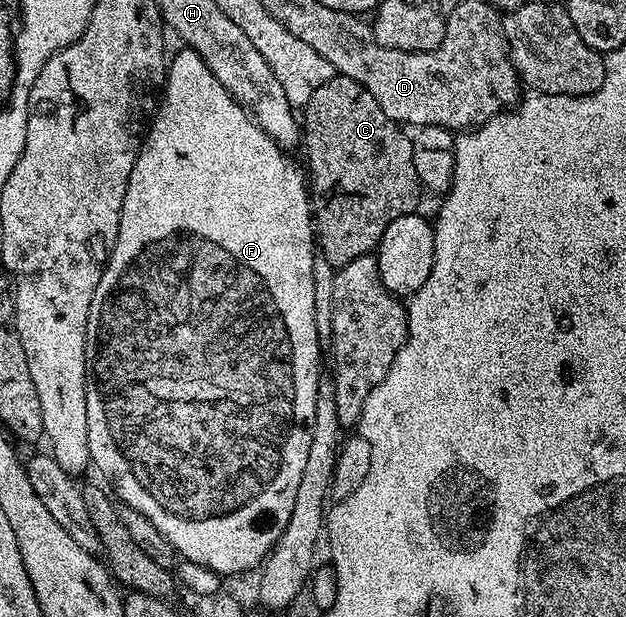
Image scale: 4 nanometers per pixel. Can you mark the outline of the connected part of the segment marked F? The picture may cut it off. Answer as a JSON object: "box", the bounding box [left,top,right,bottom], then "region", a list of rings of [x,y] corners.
{"box":[85,47,323,578],"region":[[[182,47],[177,57],[170,59],[167,64],[163,95],[155,109],[155,115],[148,125],[143,136],[141,152],[137,156],[135,166],[131,170],[131,178],[127,182],[127,194],[123,198],[123,210],[119,218],[119,234],[117,241],[109,254],[109,261],[105,263],[103,278],[99,278],[99,286],[95,286],[95,294],[91,298],[91,314],[87,318],[87,338],[85,339],[85,362],[87,365],[87,379],[85,381],[85,393],[87,394],[87,442],[89,443],[89,459],[97,468],[113,483],[112,491],[117,491],[116,499],[122,504],[139,510],[139,514],[147,514],[151,518],[155,530],[171,542],[174,553],[178,557],[199,562],[199,566],[205,566],[215,570],[222,578],[233,576],[236,572],[249,572],[258,567],[265,557],[273,551],[277,540],[287,530],[287,522],[291,522],[291,510],[293,509],[293,484],[303,479],[303,470],[307,467],[307,453],[311,450],[311,430],[315,422],[315,402],[317,401],[317,383],[323,378],[321,372],[321,355],[323,349],[316,338],[314,283],[312,281],[312,262],[315,257],[315,220],[311,215],[311,192],[307,187],[307,176],[301,168],[292,160],[286,149],[279,147],[265,131],[260,128],[244,112],[227,90],[219,86],[219,78],[207,70],[203,58],[194,48]]]}

